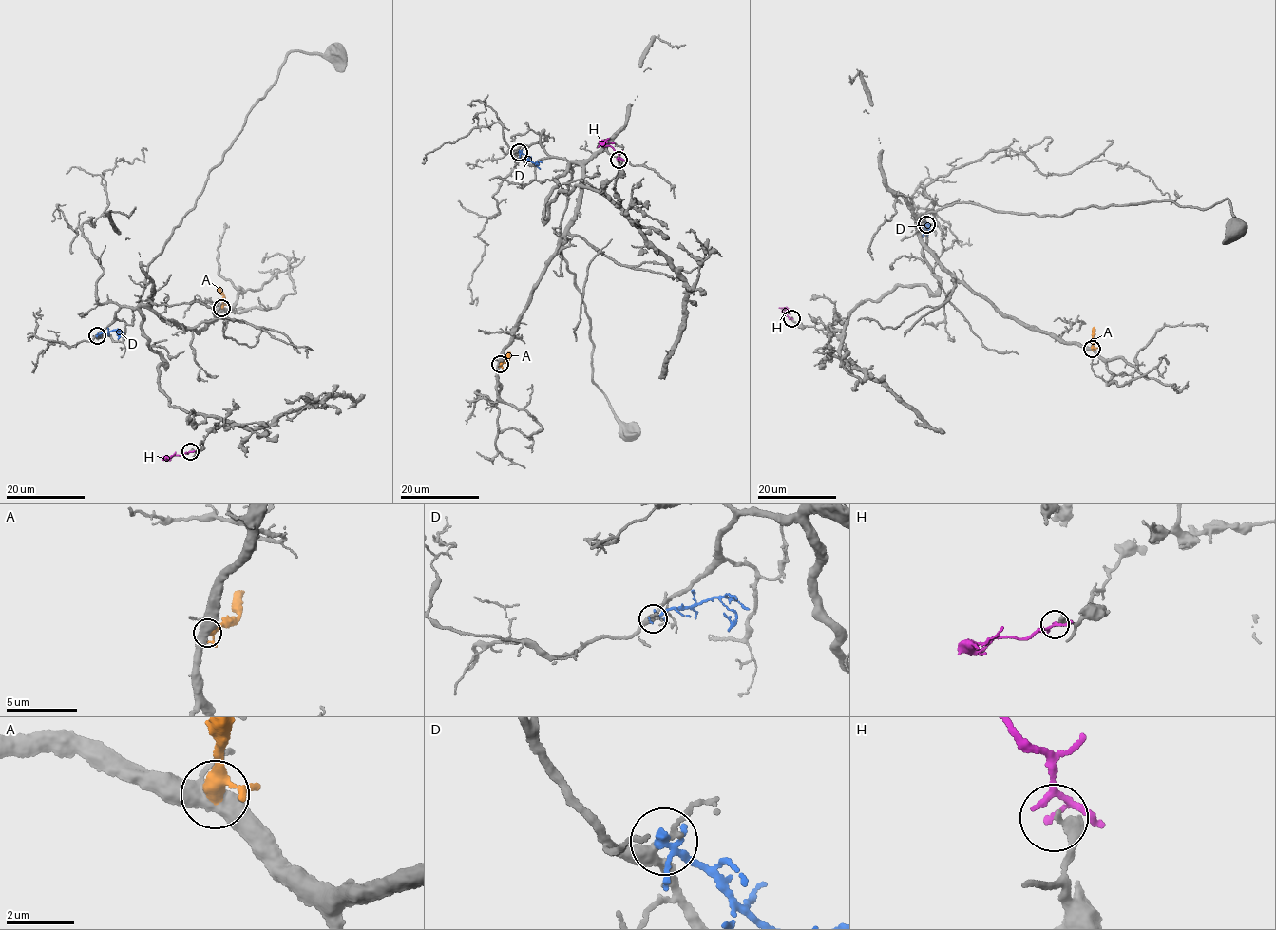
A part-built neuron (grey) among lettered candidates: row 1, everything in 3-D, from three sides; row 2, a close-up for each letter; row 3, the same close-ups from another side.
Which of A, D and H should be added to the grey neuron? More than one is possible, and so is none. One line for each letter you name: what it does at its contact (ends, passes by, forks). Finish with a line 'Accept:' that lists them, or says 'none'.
Accept: none

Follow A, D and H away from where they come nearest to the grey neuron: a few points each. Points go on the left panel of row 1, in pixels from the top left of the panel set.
A: (221, 308), (223, 294), (219, 287)
D: (97, 336), (115, 331), (118, 339)
H: (190, 451), (173, 455), (170, 459), (175, 452)

